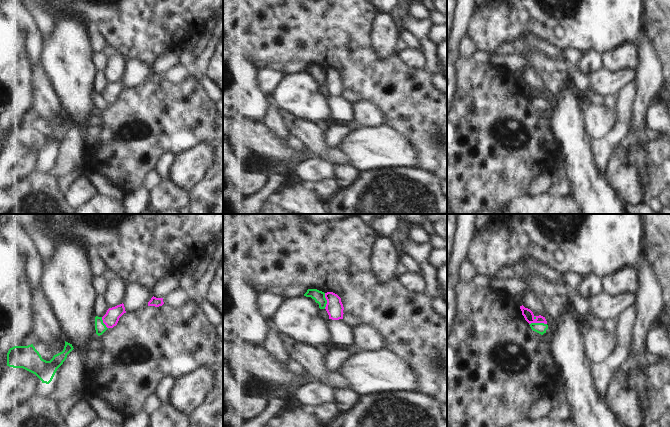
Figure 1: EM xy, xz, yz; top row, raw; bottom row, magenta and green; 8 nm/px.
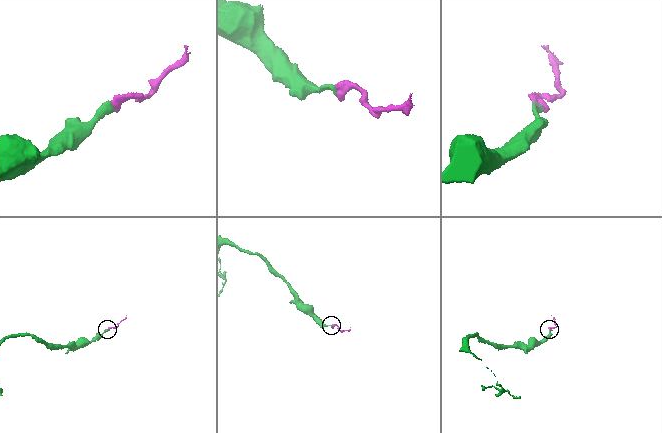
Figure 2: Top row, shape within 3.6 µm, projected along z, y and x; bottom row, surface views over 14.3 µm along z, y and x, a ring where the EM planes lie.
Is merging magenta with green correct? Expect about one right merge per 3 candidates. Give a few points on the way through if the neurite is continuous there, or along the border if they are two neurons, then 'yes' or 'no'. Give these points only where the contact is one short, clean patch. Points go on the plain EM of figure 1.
along yz (546, 99), (529, 100) | no

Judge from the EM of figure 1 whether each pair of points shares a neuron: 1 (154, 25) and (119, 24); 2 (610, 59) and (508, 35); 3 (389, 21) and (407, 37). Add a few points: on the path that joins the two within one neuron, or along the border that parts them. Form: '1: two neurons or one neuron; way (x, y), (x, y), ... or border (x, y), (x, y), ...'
1: one neuron; way (145, 24), (128, 24)
2: two neurons; border (623, 45), (602, 56)
3: two neurons; border (403, 29), (400, 37)

